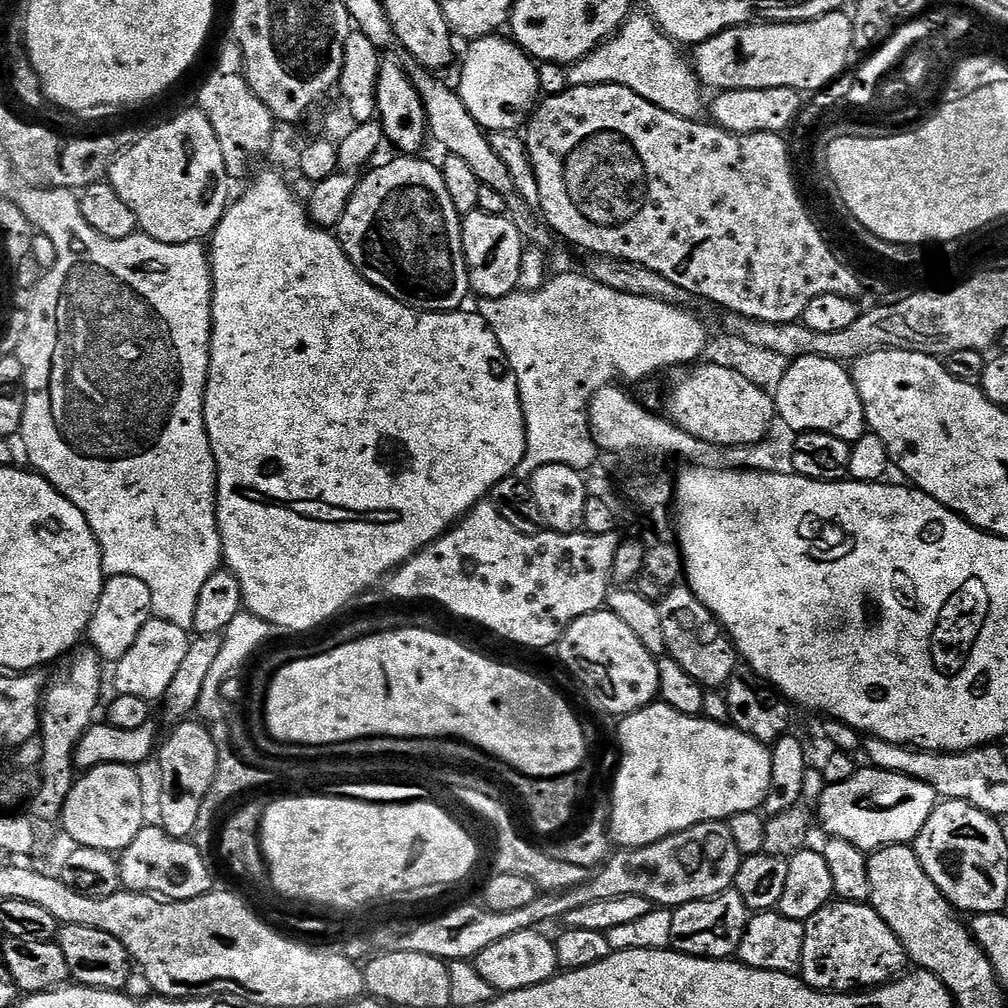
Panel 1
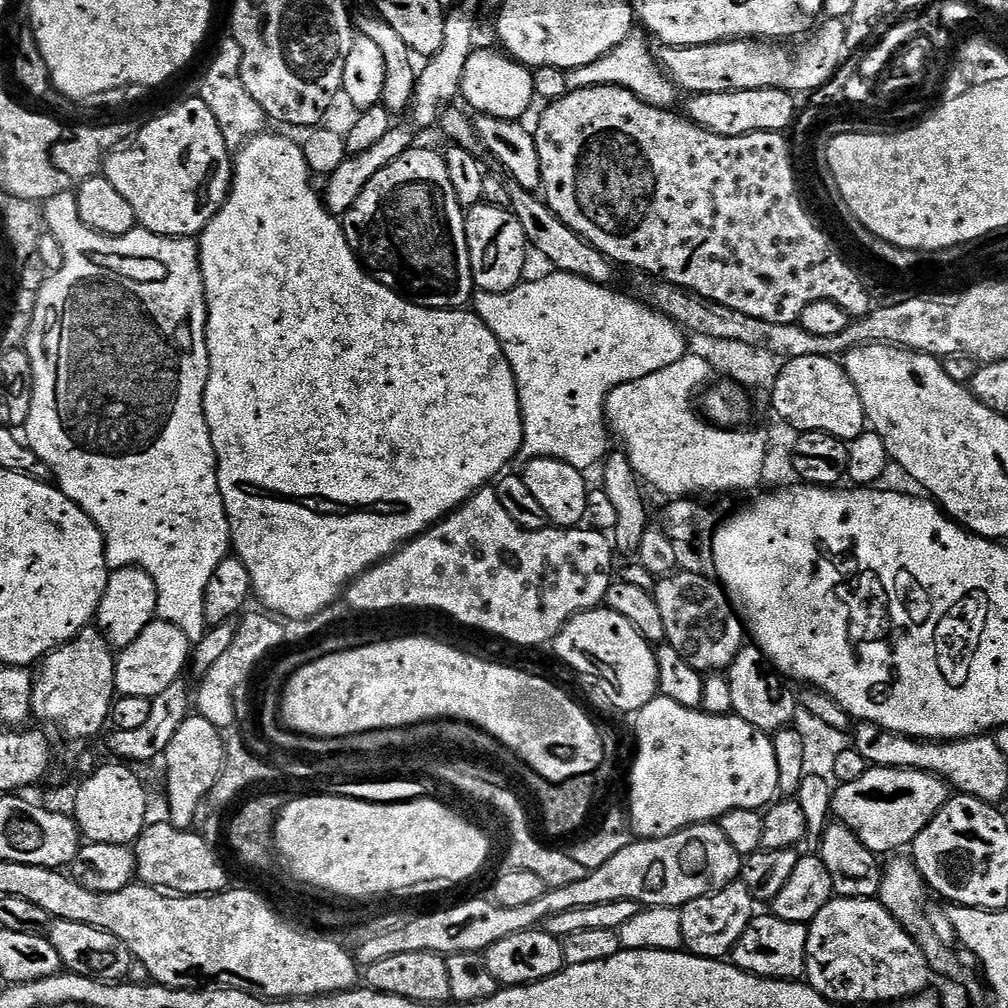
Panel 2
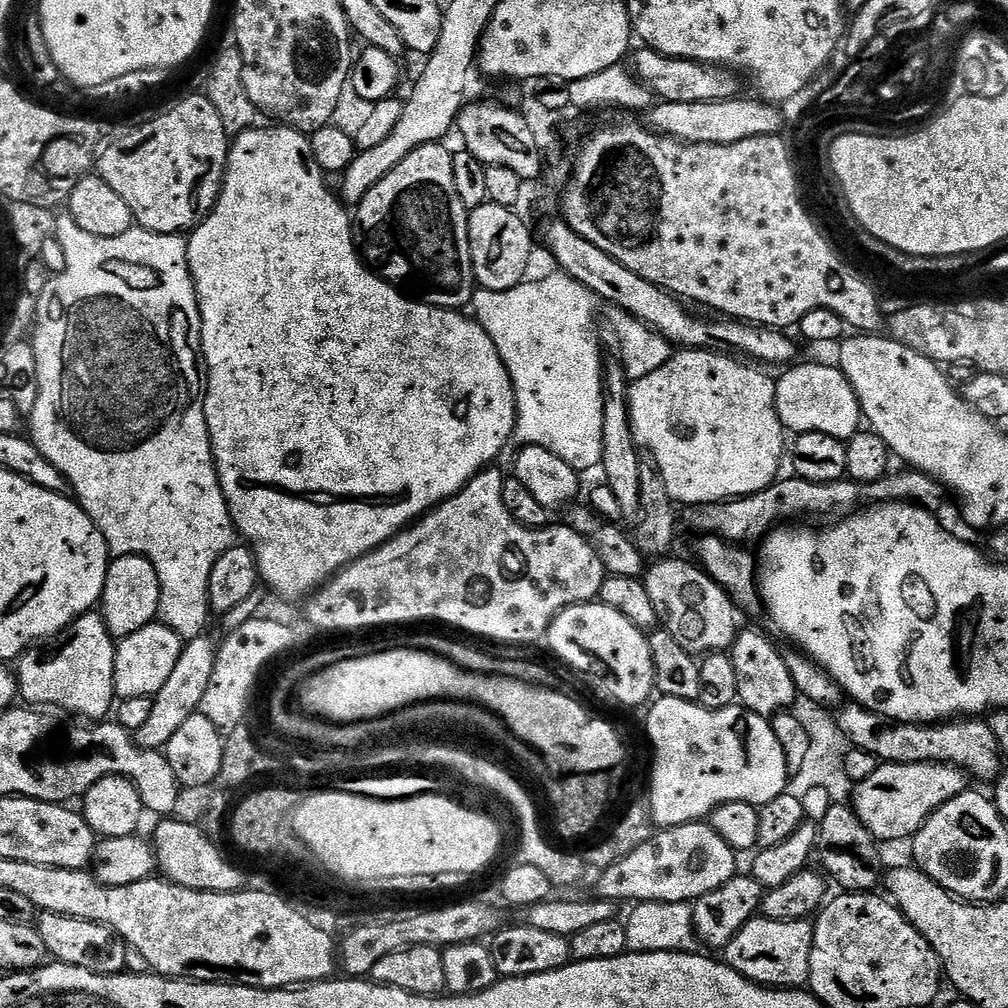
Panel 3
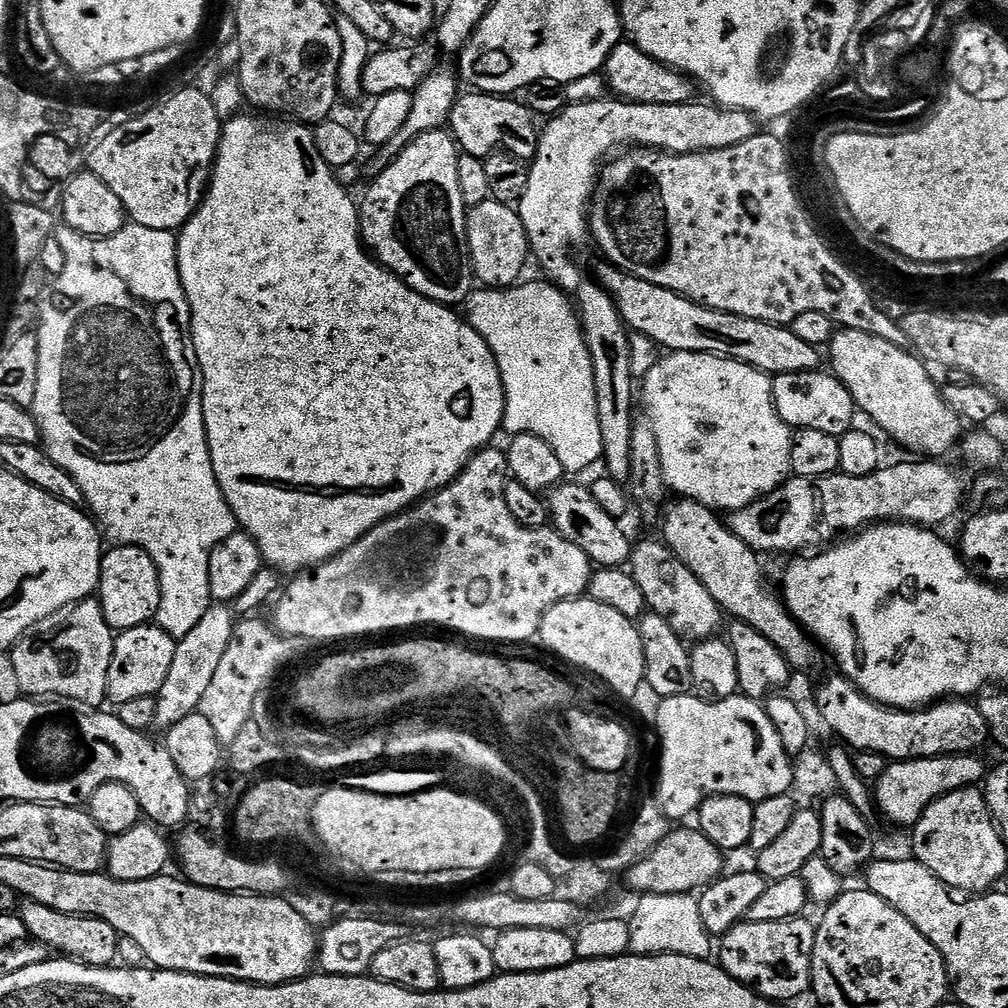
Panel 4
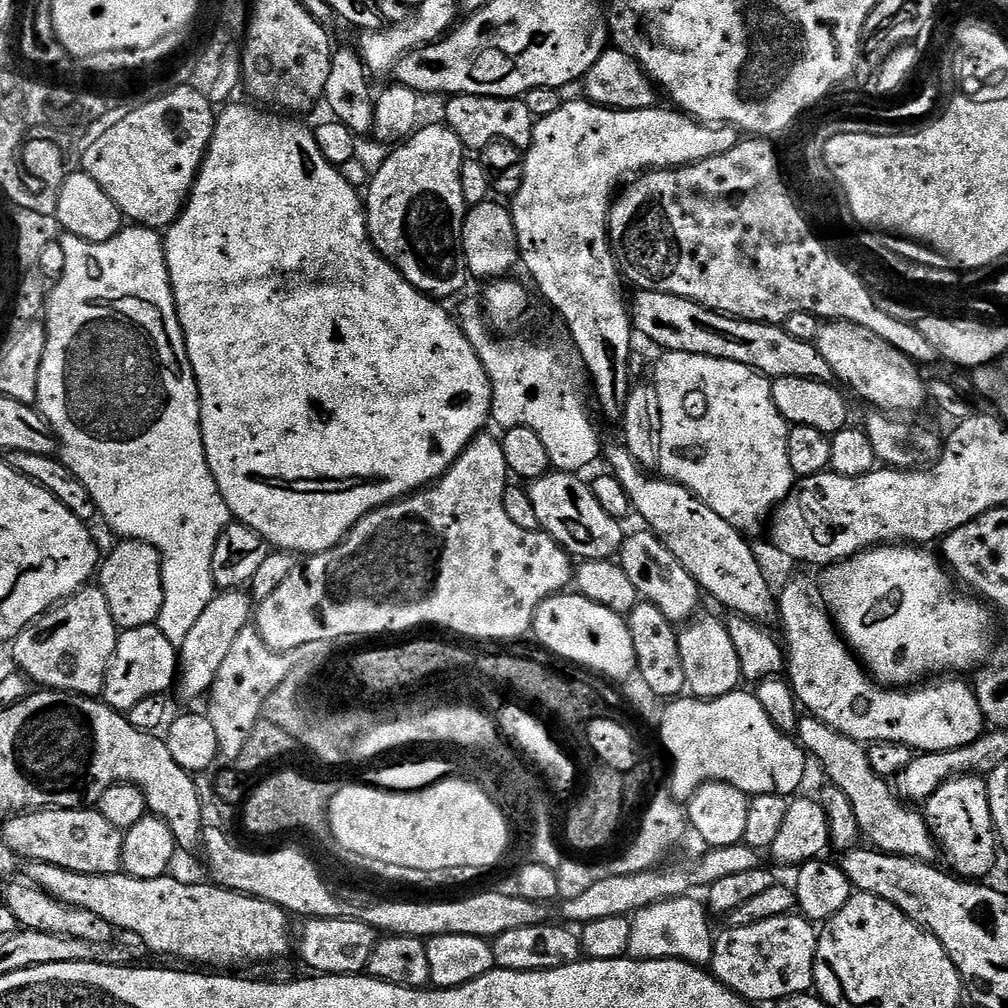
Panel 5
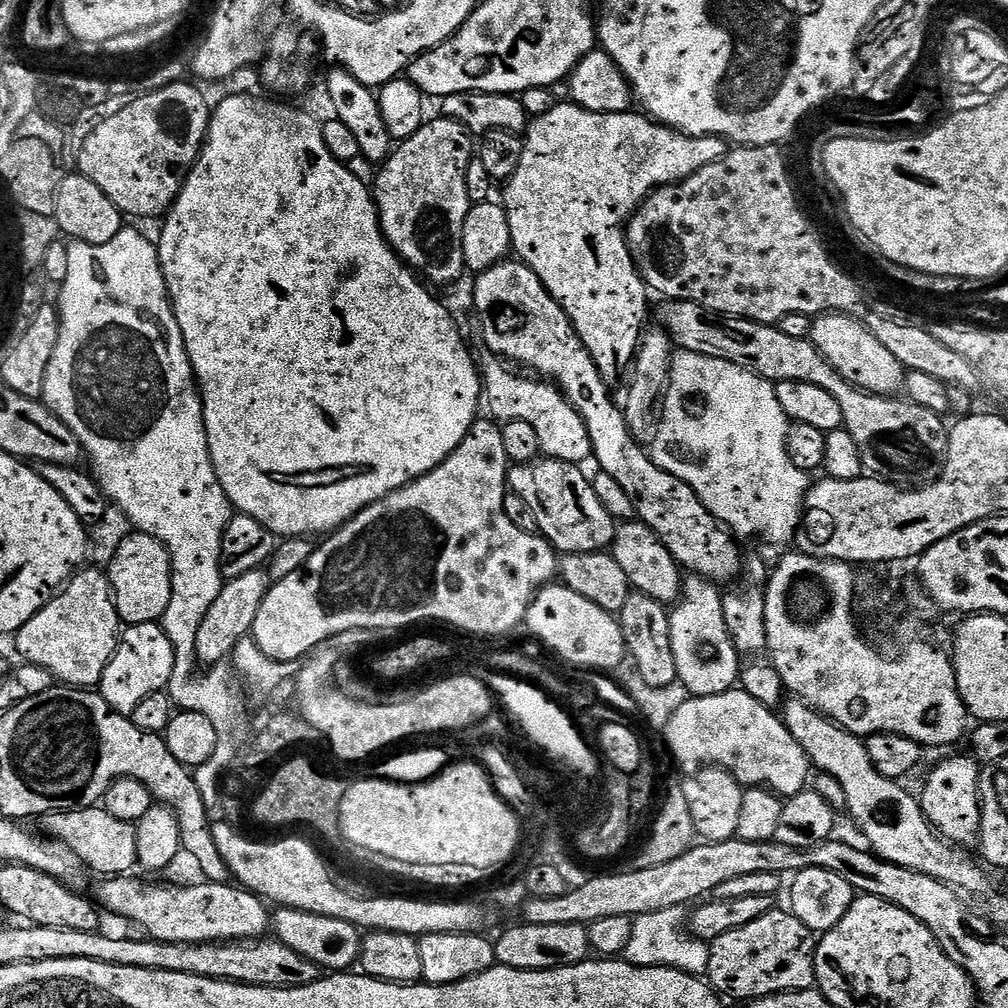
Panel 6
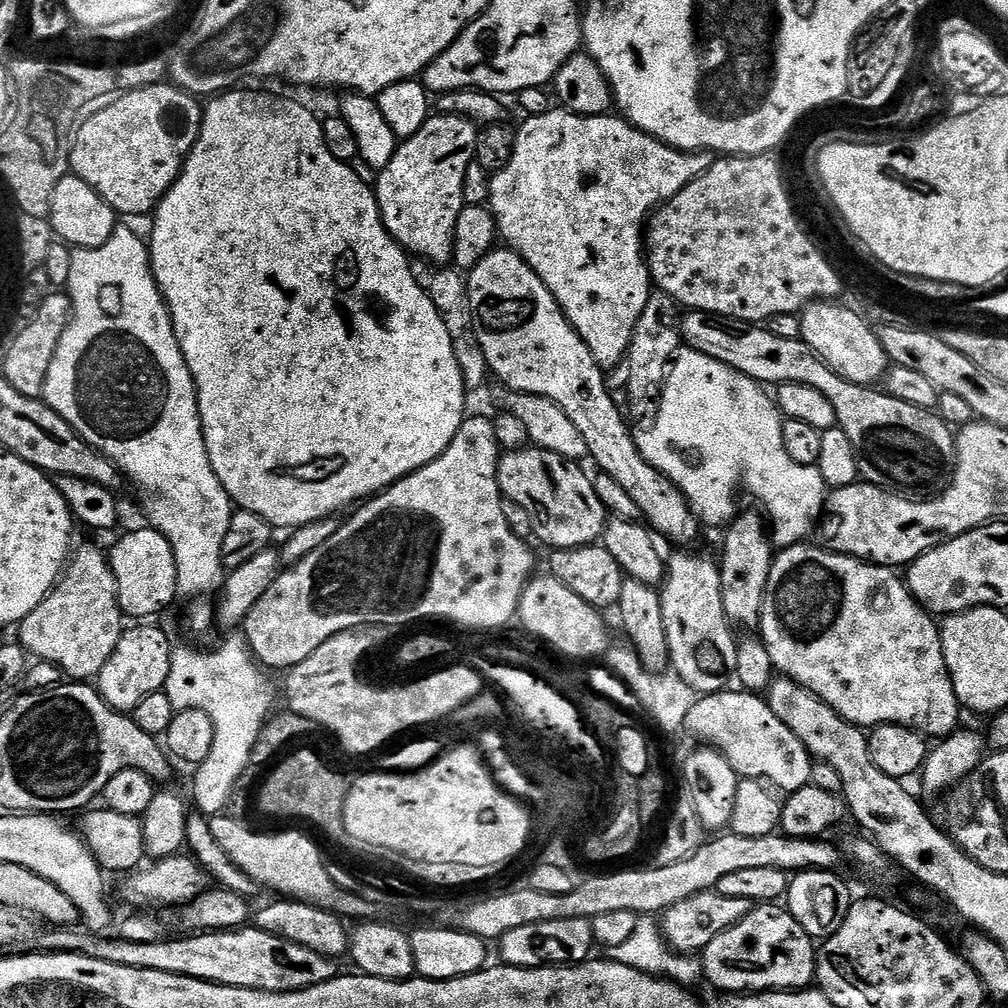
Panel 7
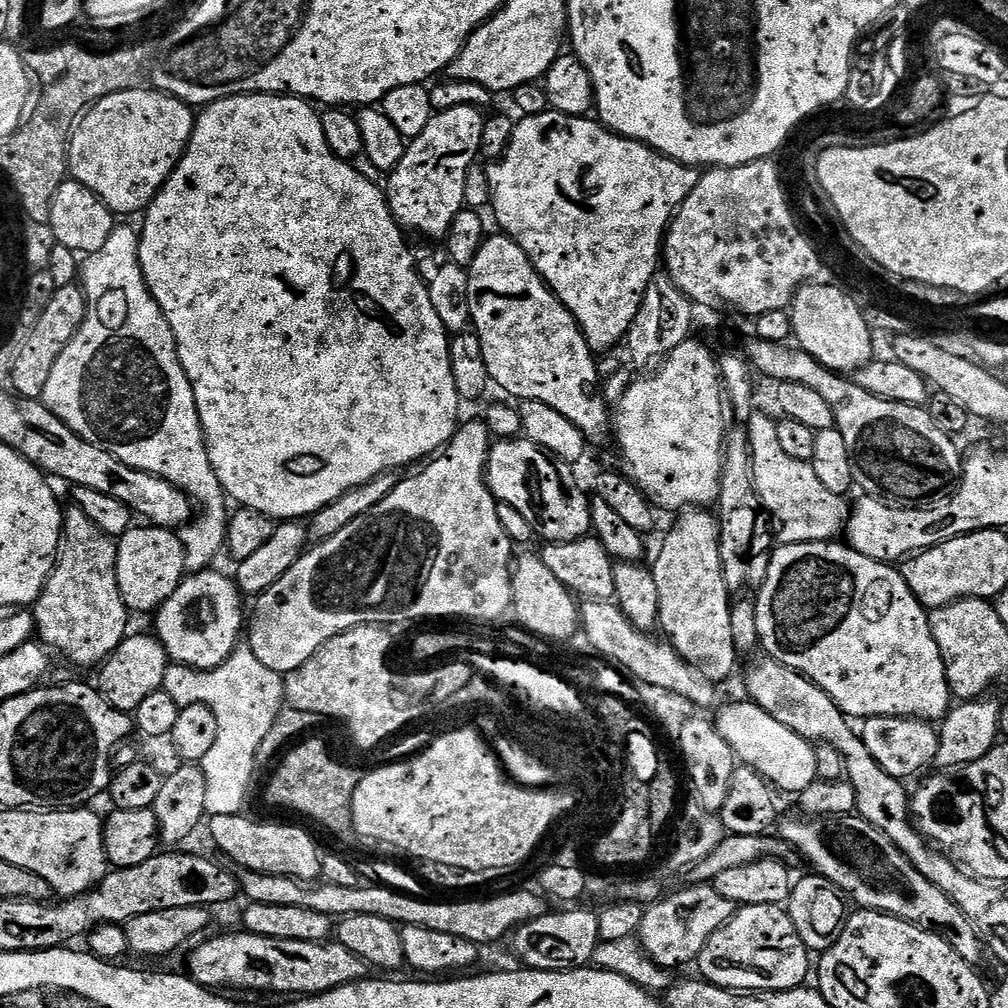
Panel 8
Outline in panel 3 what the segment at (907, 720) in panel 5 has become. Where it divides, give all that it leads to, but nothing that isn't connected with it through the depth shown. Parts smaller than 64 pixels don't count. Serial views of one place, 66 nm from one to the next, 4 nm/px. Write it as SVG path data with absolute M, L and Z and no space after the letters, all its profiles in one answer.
M848 702L840 710L838 721L849 745L866 750L866 754L874 754L885 764L952 764L973 781L988 782L995 781L1002 771L1000 747L987 719L956 718L939 724L897 724L861 704Z

